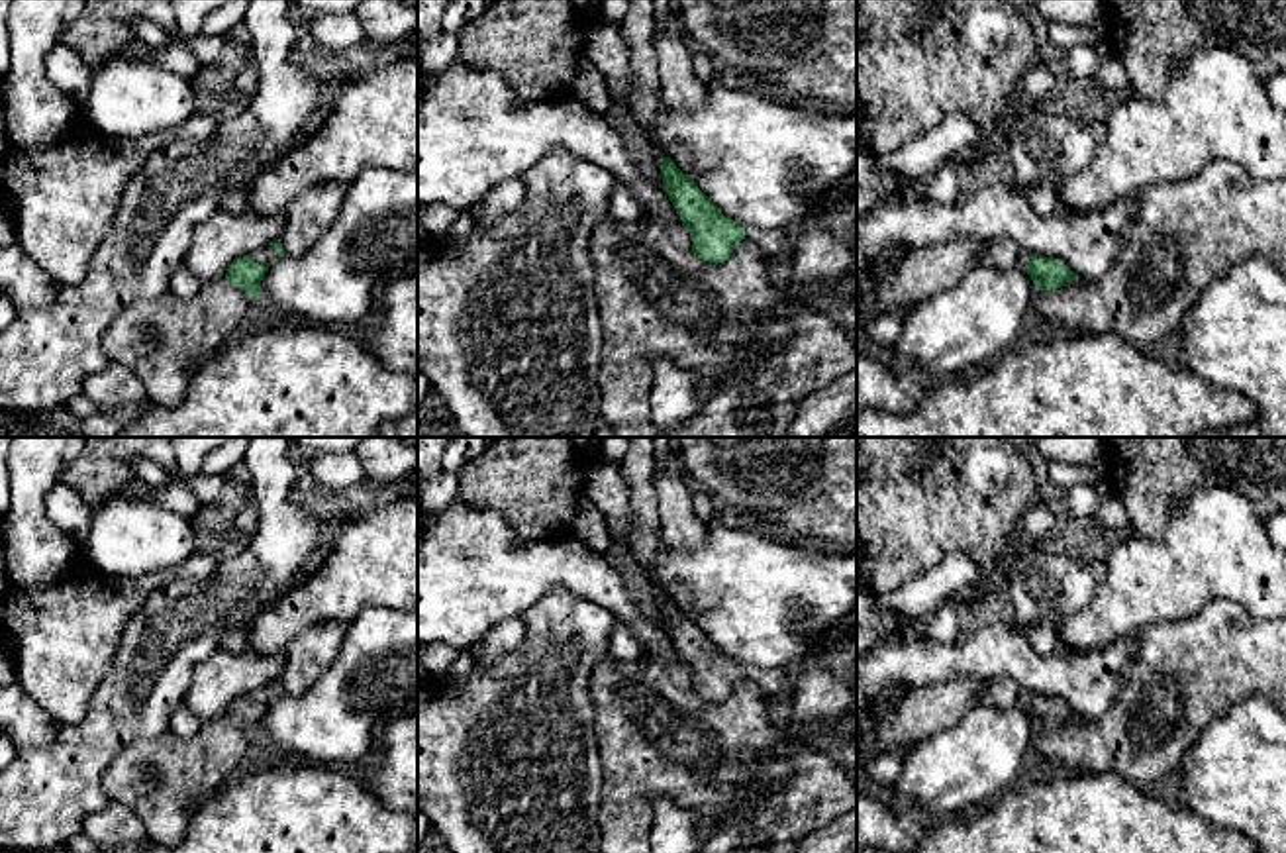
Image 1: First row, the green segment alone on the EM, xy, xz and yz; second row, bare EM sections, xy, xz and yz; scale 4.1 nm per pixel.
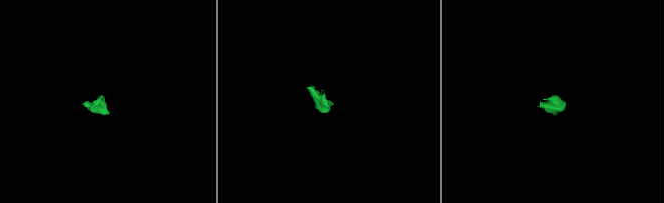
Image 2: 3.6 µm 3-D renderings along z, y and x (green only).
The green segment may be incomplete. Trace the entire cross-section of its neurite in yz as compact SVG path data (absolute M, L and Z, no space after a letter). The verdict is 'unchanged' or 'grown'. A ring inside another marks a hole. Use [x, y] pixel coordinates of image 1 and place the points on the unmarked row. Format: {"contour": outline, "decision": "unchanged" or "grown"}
{"contour": "M1008 677L984 680L974 702L988 704L998 710L1021 708L1041 729L1055 729L1059 726L1064 726L1066 722L1080 718L1063 700L1033 694L1017 686Z", "decision": "grown"}

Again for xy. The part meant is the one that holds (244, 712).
{"contour": "M274 678L267 686L261 686L259 690L233 700L225 712L225 718L233 722L241 731L257 739L265 712L280 696L284 696L284 686L280 678Z", "decision": "grown"}

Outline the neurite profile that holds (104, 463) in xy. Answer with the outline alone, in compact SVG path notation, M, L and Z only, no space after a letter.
M84 437L84 447L61 473L59 482L82 492L98 506L135 478L129 461L147 457L171 467L173 453L163 437Z

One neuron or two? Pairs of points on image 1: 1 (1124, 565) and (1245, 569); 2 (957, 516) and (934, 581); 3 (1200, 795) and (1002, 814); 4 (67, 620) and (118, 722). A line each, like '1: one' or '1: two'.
1: one
2: two
3: two
4: two

